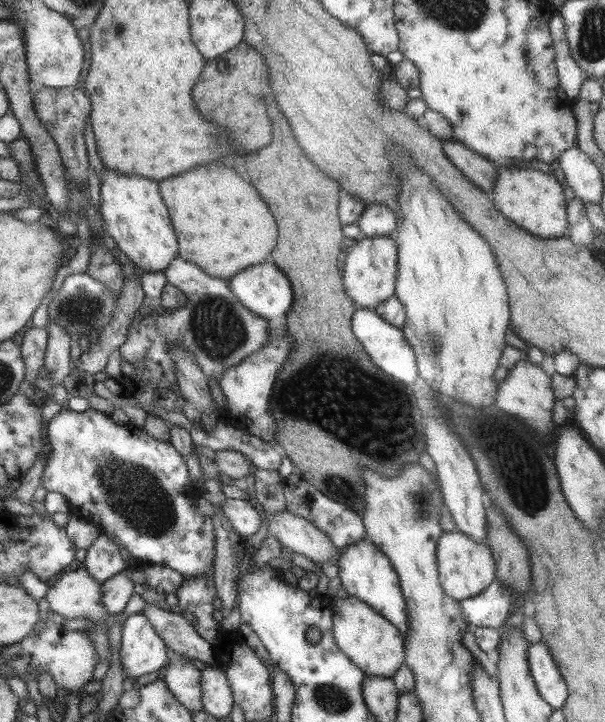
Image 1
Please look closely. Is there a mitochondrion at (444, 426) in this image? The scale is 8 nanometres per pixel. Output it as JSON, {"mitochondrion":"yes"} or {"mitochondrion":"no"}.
{"mitochondrion":"no"}

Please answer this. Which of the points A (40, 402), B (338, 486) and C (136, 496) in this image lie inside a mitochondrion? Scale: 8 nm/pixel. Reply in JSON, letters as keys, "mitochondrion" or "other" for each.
{"A":"other","B":"mitochondrion","C":"mitochondrion"}

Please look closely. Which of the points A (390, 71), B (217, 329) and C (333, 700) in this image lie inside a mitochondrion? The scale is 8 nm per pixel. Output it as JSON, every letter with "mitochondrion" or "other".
{"A":"other","B":"mitochondrion","C":"mitochondrion"}

